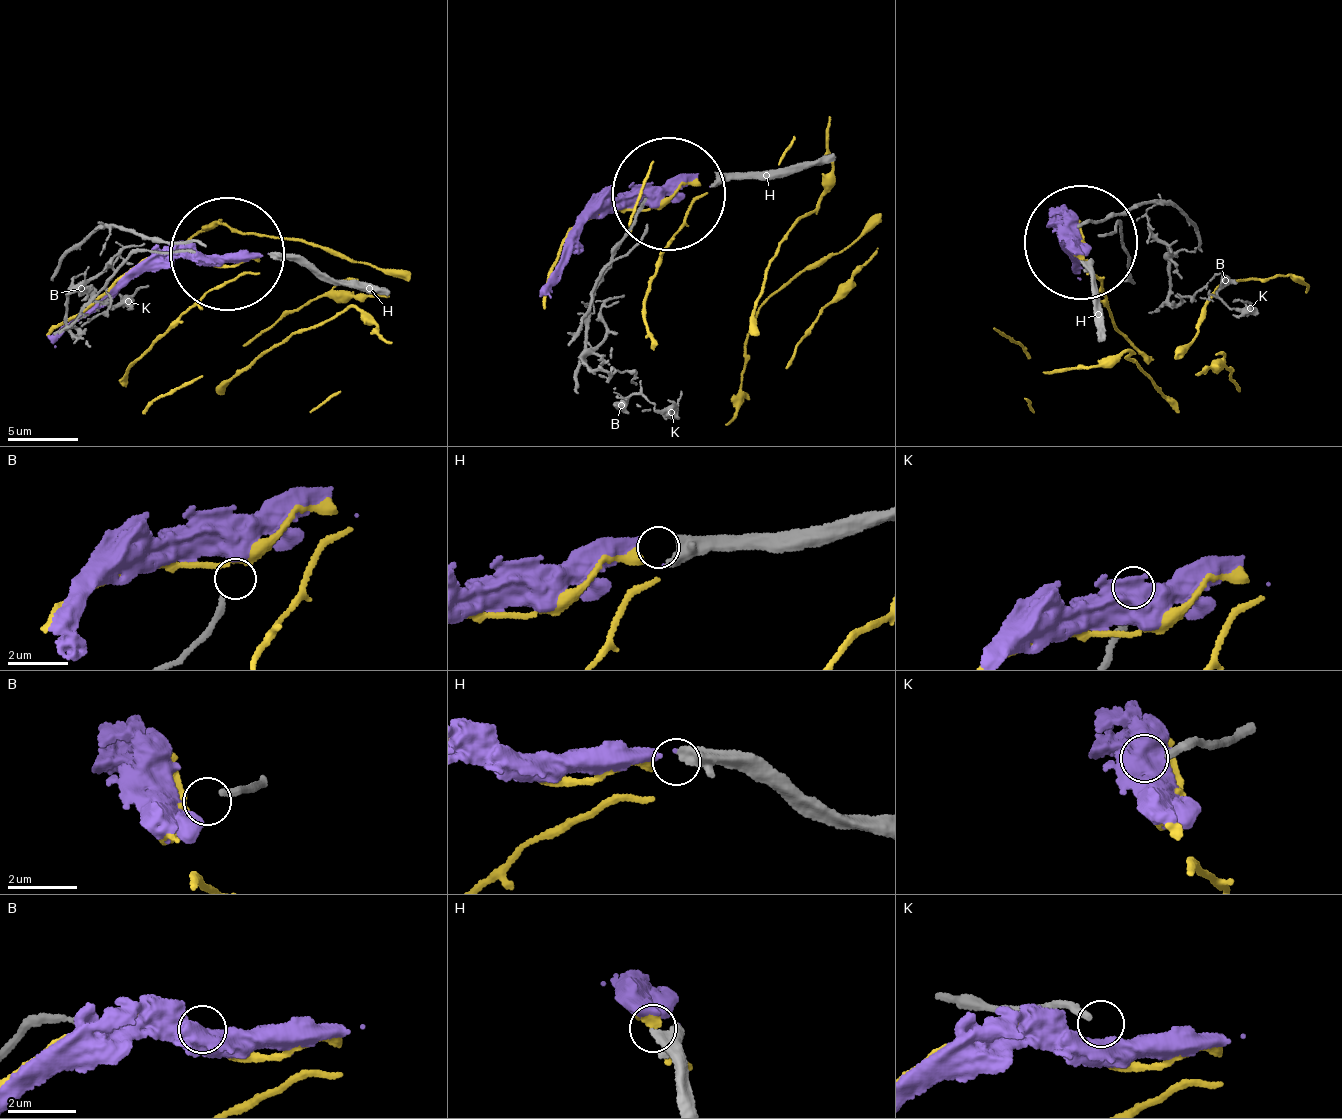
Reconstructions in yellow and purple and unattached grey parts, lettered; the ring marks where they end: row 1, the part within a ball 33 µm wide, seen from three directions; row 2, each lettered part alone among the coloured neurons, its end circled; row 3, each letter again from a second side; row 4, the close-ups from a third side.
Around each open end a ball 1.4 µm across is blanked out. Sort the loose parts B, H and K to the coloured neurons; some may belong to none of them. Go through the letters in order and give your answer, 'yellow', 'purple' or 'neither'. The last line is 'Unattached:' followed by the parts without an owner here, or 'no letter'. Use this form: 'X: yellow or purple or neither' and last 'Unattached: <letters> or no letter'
B: neither
H: purple
K: neither
Unattached: B, K

